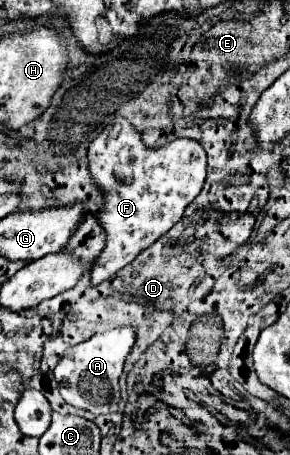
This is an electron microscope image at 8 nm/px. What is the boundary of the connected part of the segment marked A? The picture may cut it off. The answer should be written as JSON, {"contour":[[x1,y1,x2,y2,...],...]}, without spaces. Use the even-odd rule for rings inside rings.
{"contour":[[122,326,122,328,112,328,102,334,94,334,86,342,80,342,72,348,66,350,58,366,54,368,54,378,60,386,62,398,78,408,84,408,92,414,108,414,114,412,120,400,120,388,118,380,122,374,124,360,134,346,136,340,136,330,134,326]]}

